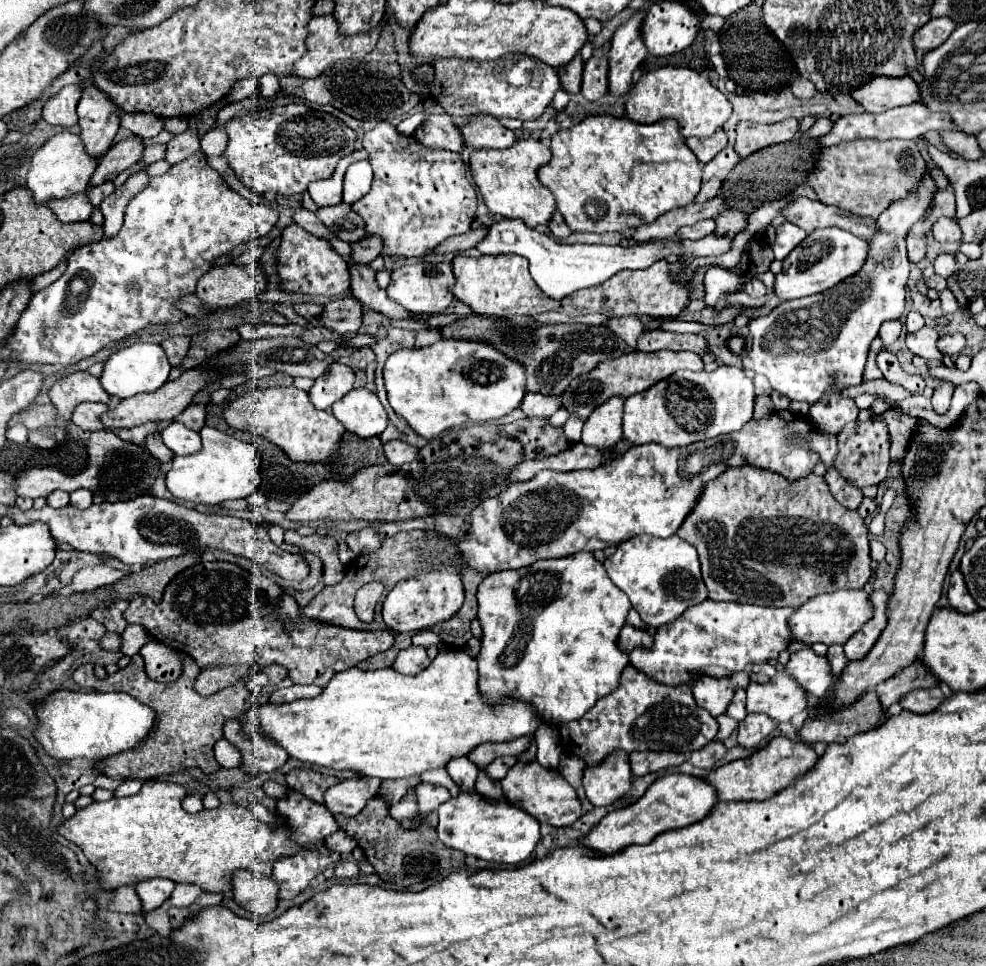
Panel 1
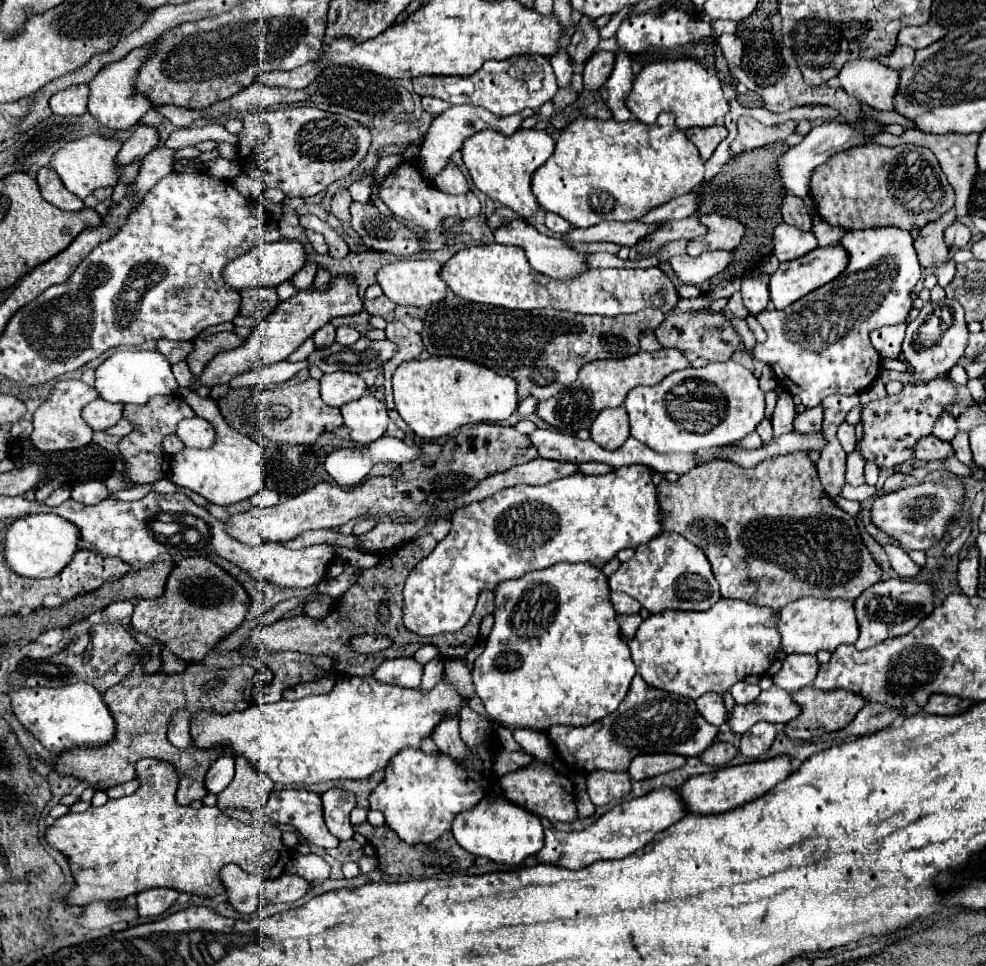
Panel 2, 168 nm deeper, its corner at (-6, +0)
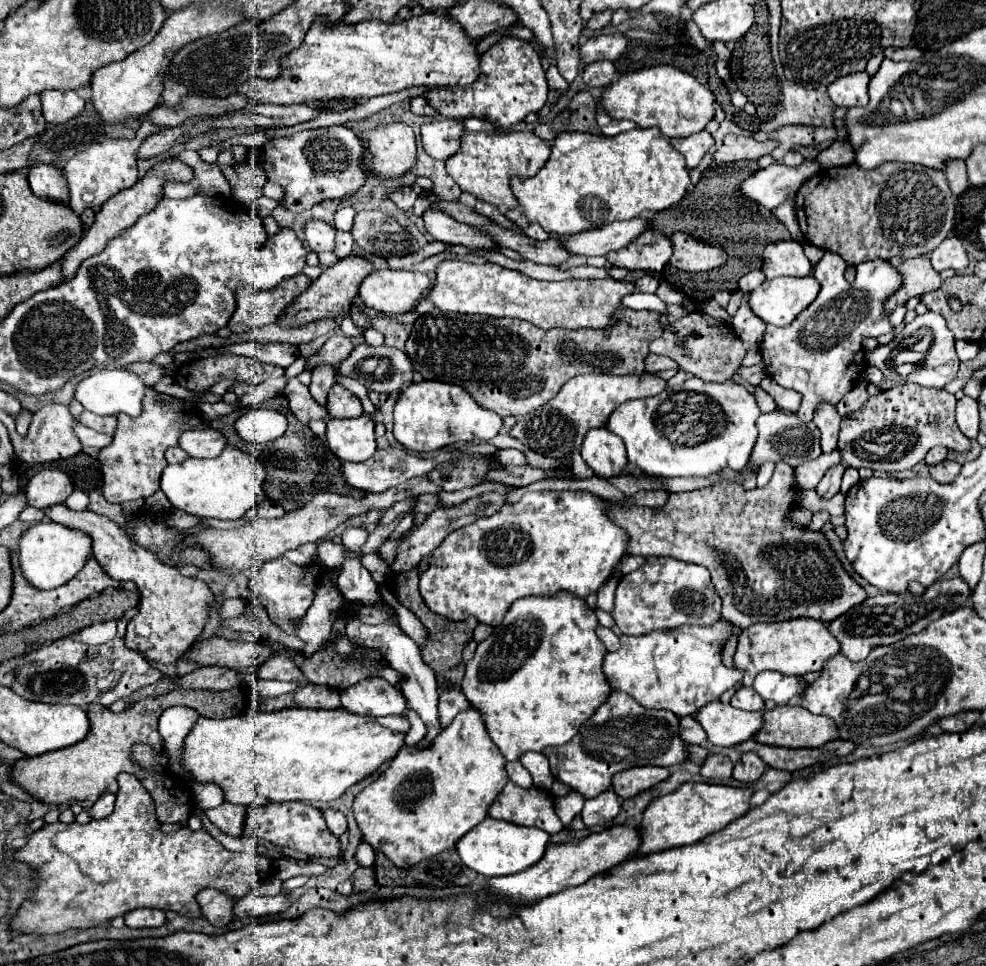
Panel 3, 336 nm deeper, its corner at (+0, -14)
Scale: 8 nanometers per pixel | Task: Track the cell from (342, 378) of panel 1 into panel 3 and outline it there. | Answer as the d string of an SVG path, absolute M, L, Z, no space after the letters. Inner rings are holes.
M335 384L327 396L327 412L331 418L355 418L363 416L363 406L357 396L353 396L341 384Z

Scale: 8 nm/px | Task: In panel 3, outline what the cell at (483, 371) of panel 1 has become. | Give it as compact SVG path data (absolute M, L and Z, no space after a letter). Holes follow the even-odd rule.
M423 380L405 388L399 394L393 416L395 438L411 452L433 452L455 442L489 442L503 426L501 416L475 404L465 388L435 380Z

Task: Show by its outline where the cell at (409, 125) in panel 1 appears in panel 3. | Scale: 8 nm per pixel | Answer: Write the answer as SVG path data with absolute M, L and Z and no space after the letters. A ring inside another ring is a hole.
M343 206L341 210L337 210L335 212L335 228L349 232L353 226L353 216L355 216L355 210L351 206Z

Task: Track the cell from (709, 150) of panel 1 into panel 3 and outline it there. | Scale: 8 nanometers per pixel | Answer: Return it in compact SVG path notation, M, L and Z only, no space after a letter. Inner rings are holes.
M699 132L699 134L693 134L693 136L687 136L687 138L673 138L671 140L671 146L681 152L685 156L685 162L687 162L687 168L695 168L701 158L705 156L705 152L715 144L713 136L709 132Z

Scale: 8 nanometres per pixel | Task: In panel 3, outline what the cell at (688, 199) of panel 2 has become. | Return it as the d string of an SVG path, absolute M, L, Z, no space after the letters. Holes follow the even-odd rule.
M633 218L625 222L615 222L605 228L595 228L581 232L577 236L559 236L563 246L573 254L583 256L605 256L613 250L625 248L635 236L641 236L649 228L647 218Z

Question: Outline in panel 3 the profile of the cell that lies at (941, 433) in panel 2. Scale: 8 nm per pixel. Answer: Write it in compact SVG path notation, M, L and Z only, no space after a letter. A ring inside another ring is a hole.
M935 446L935 448L931 448L929 452L927 452L927 456L925 456L925 462L927 464L939 464L939 462L943 462L945 458L947 458L947 448L943 448L943 446Z

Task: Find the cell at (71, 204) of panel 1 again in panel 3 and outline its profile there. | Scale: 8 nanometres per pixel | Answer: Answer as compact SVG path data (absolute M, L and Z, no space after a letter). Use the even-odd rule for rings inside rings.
M37 164L29 170L27 178L29 178L29 186L37 198L59 202L59 204L69 202L67 184L65 184L59 168L47 166L47 164Z

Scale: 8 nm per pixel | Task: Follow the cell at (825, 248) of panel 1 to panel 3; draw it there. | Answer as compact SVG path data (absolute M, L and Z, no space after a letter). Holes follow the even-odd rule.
M813 276L805 278L775 278L765 280L749 294L751 310L767 324L787 326L805 310L819 294L819 282Z

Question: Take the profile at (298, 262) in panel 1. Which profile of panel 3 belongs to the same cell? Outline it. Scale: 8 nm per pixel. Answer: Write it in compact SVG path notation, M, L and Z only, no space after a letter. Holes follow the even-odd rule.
M311 220L303 228L307 244L313 252L333 252L335 248L335 228L321 222L321 220Z

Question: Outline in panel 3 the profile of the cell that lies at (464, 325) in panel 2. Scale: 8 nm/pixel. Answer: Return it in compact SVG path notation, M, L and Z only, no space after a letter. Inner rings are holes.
M431 306L429 310L421 312L413 324L413 332L407 340L407 356L413 368L427 380L441 380L449 384L463 386L471 392L473 400L479 402L483 408L495 410L501 418L507 416L523 416L527 412L537 410L539 406L547 404L561 386L579 374L643 374L645 366L643 360L649 354L649 342L663 334L659 324L657 312L645 310L619 310L619 322L611 328L603 330L543 330L525 320L517 318L491 318L491 316L463 316L455 312L441 312L439 308Z

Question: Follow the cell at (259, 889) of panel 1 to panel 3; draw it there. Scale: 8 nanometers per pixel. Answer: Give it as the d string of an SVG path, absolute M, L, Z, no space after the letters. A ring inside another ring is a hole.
M207 888L197 894L197 900L199 900L203 916L213 926L227 926L235 918L233 908L235 908L237 898L231 898L225 892L219 892L215 888Z

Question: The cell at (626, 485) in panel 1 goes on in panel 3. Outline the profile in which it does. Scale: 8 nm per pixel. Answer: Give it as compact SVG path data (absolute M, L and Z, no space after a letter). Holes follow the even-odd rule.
M565 490L565 492L527 492L523 494L523 498L517 504L507 504L503 506L497 514L489 516L489 518L479 518L473 524L459 528L455 532L451 532L451 536L447 536L447 540L443 540L443 544L439 548L435 548L433 558L431 558L431 566L421 574L419 578L419 592L421 598L425 602L425 606L439 614L445 616L451 622L461 622L469 616L475 616L479 622L489 624L489 626L499 626L507 608L523 596L543 596L543 594L555 594L559 590L569 590L575 592L581 598L587 598L591 592L597 592L613 574L615 564L619 564L619 560L627 554L627 536L623 536L623 528L615 528L615 524L611 524L611 520L607 520L607 512L603 512L603 498L593 494L593 492L573 492L573 490Z

